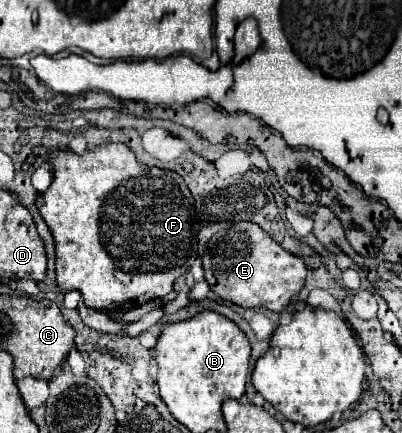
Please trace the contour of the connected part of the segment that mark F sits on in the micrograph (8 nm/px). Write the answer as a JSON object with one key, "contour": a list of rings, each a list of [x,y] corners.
{"contour":[[[102,143],[98,147],[94,147],[92,151],[84,151],[82,155],[76,155],[68,149],[52,149],[50,151],[50,165],[52,165],[52,183],[48,187],[48,191],[40,193],[36,197],[36,207],[44,219],[44,223],[48,225],[52,237],[54,237],[54,245],[56,245],[56,283],[62,291],[80,291],[82,299],[86,303],[86,307],[90,309],[100,309],[100,311],[118,311],[118,309],[132,309],[138,305],[144,305],[146,301],[152,299],[160,299],[166,297],[172,291],[174,281],[188,273],[190,265],[194,263],[196,255],[196,245],[198,245],[198,221],[194,215],[194,199],[184,183],[184,179],[174,173],[174,171],[164,171],[164,169],[148,169],[142,163],[136,161],[134,153],[128,149],[128,145],[124,143]]]}

